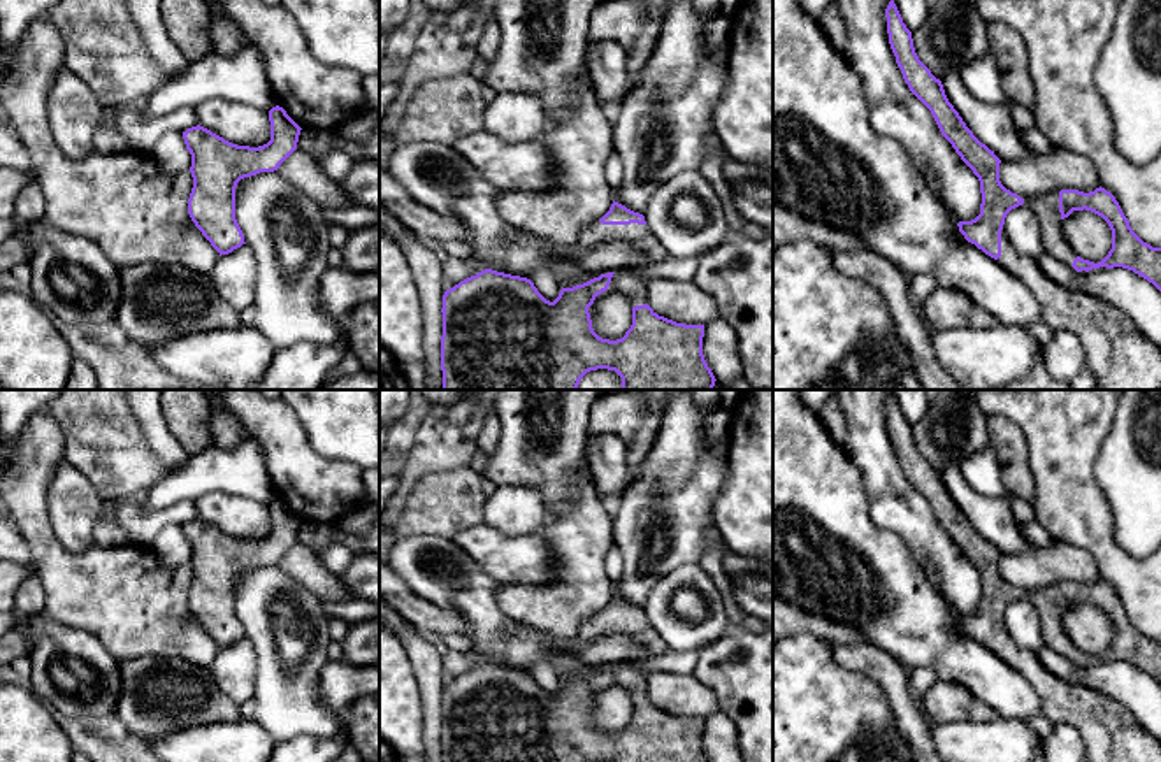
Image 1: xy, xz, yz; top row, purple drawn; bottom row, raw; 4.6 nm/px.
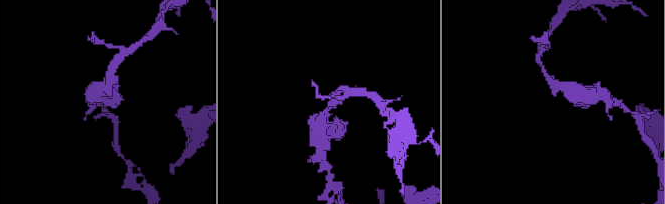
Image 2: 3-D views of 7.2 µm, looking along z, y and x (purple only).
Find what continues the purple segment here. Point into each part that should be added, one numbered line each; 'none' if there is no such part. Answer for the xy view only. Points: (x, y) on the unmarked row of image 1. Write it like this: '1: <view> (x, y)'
none

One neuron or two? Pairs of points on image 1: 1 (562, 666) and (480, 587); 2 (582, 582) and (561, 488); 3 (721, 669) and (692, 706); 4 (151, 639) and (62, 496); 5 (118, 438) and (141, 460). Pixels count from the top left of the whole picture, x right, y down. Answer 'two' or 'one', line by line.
1: one
2: one
3: two
4: two
5: one

